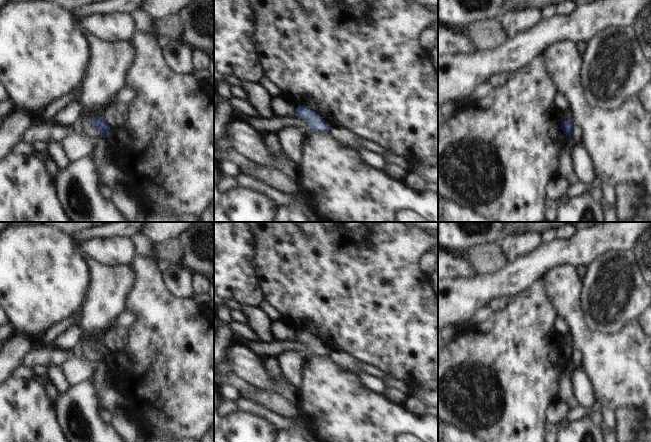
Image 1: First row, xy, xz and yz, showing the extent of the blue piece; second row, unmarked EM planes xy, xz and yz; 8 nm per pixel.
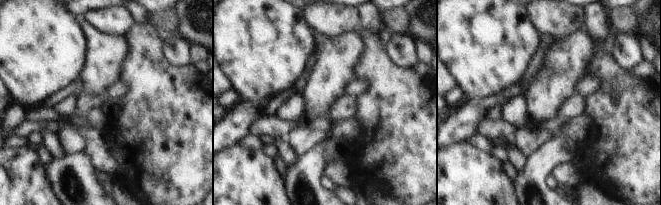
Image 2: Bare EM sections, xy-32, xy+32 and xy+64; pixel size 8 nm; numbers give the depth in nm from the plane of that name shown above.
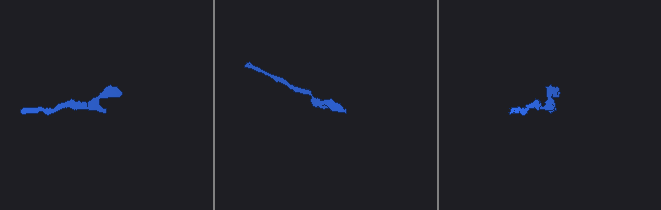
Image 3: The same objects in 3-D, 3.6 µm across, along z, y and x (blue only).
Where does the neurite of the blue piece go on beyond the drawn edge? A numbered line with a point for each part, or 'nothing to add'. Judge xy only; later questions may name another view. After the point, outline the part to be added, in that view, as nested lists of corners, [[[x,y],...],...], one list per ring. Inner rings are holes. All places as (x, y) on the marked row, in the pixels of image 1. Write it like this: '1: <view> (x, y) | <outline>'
1: xy (119, 134) | [[[123,127],[112,130],[109,134],[109,137],[113,141],[121,141],[122,143],[127,143],[129,140],[129,134]]]

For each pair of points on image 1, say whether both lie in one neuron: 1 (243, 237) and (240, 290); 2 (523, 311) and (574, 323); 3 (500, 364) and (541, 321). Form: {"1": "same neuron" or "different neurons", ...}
{"1": "same neuron", "2": "different neurons", "3": "same neuron"}

